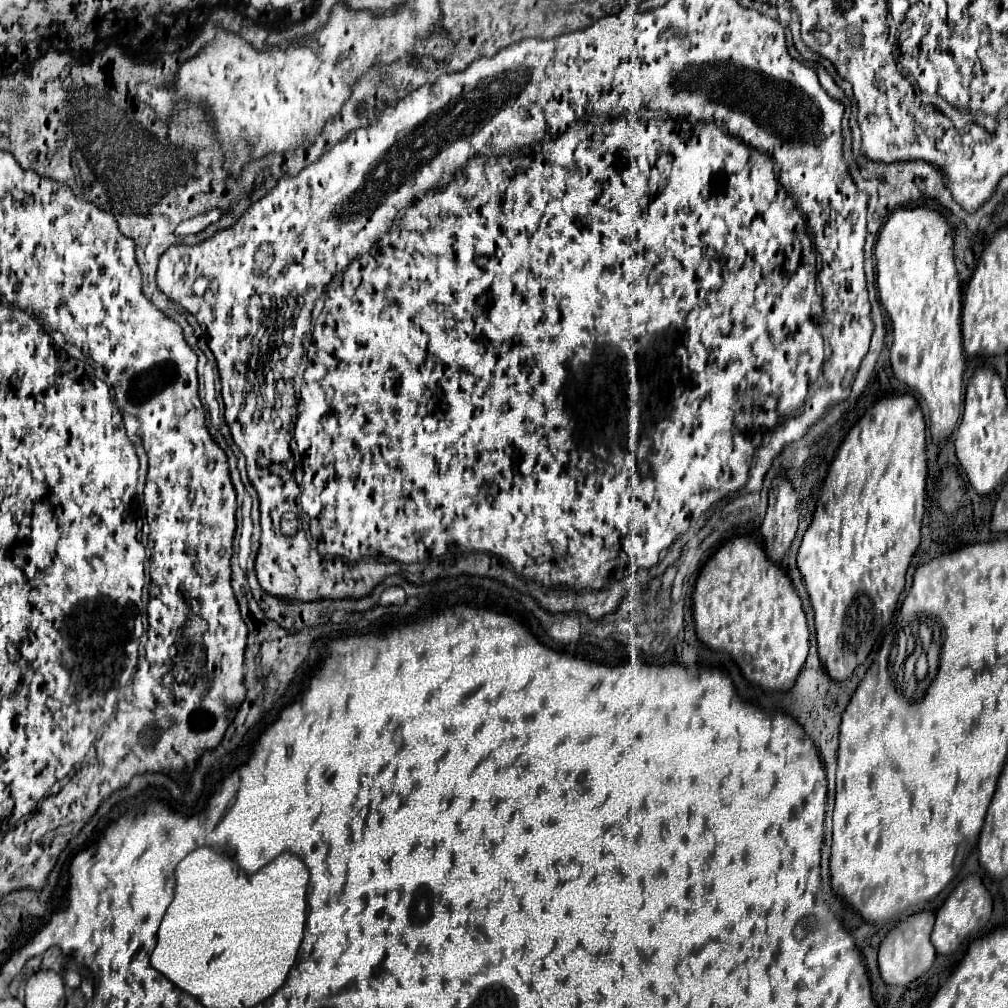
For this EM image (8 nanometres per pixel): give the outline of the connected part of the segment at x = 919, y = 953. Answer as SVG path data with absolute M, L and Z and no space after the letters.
M929 911L917 913L901 921L897 927L893 927L887 933L885 941L879 947L879 971L881 971L881 979L887 985L907 985L931 969L935 961L935 947L931 943L933 921L935 921L933 913Z

